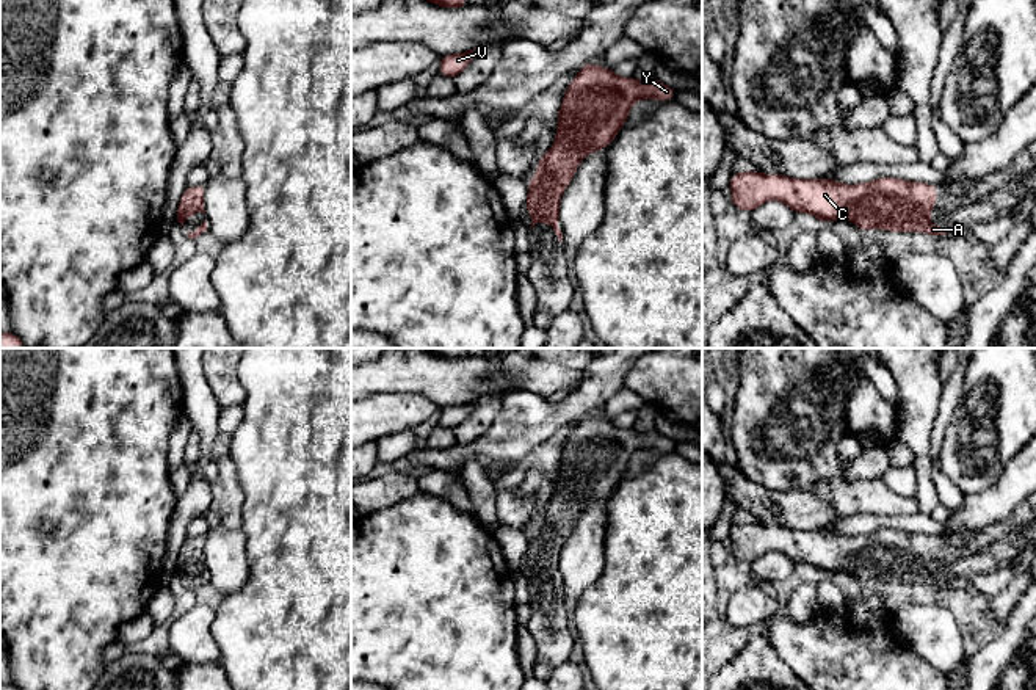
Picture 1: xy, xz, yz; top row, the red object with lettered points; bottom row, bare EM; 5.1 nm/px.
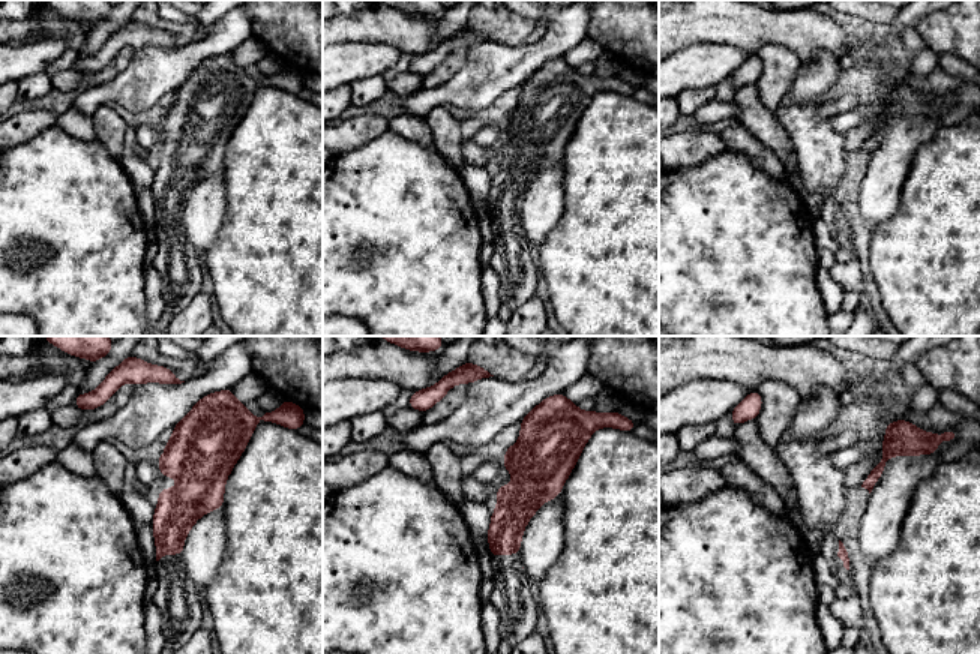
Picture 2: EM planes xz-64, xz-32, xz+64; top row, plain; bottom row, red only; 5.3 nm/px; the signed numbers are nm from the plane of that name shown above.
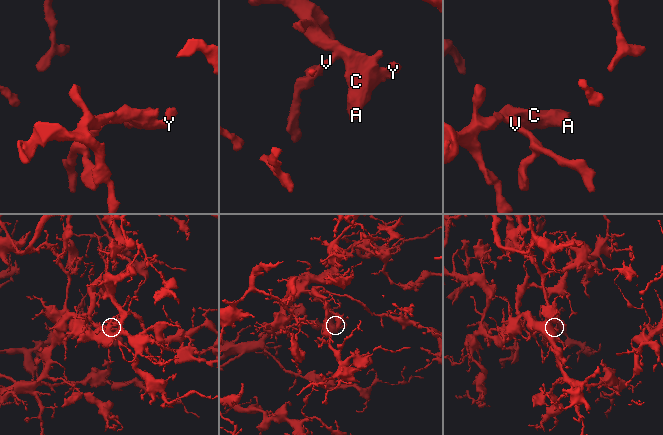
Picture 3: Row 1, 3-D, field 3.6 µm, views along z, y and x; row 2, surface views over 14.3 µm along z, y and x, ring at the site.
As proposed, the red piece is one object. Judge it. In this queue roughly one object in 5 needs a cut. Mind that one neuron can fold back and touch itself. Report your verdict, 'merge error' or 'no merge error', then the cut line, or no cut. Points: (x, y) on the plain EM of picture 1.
no merge error; cut none

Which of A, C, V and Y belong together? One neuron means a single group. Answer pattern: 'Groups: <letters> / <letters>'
Groups: A C V Y

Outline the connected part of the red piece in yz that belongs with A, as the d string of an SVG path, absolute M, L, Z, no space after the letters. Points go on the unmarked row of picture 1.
M757 522L730 525L730 554L738 561L751 565L759 557L773 550L787 555L795 565L812 565L820 574L853 571L860 583L875 579L889 583L904 582L947 586L940 577L929 576L929 563L937 557L937 539L939 536L893 528L881 528L873 533L846 536L824 528L802 532Z

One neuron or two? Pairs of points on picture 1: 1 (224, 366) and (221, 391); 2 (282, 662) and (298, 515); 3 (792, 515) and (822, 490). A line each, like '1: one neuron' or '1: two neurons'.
1: one neuron
2: one neuron
3: one neuron

